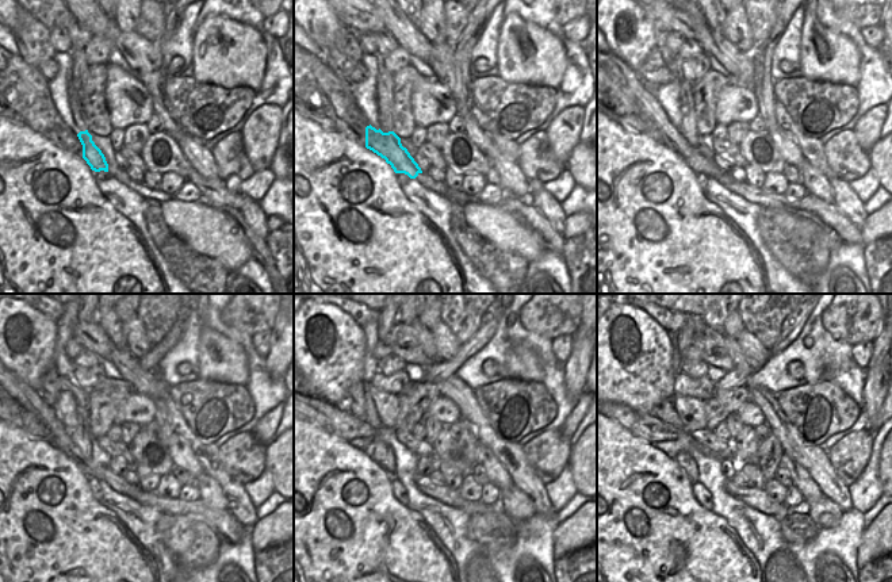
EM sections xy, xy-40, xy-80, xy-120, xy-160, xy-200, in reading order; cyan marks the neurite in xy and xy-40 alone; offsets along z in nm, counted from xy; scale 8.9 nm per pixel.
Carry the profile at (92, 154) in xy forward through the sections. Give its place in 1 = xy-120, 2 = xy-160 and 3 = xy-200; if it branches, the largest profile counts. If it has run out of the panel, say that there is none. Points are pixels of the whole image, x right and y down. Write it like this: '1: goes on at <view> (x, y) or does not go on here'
1: goes on at xy-120 (58, 436)
2: goes on at xy-160 (447, 496)
3: goes on at xy-200 (757, 498)

